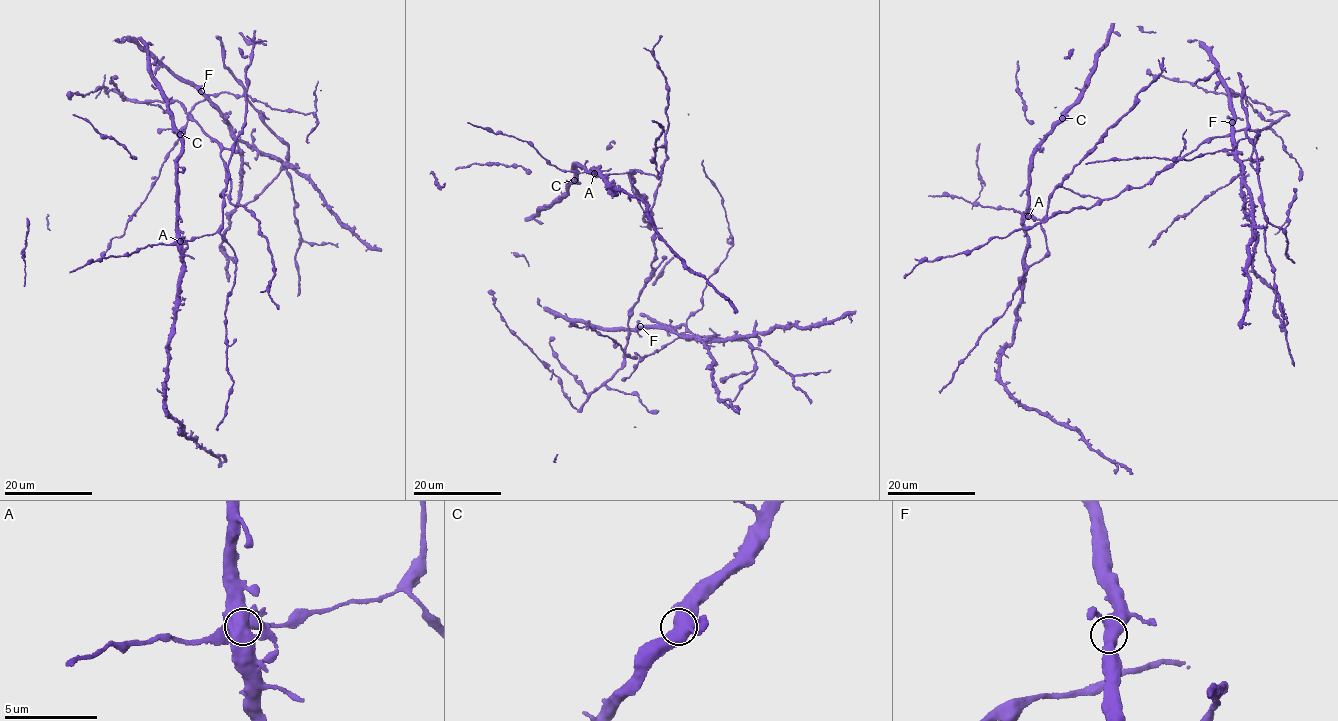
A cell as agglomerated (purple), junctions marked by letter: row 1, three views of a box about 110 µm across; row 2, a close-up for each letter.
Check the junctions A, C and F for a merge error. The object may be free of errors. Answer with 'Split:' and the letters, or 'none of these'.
Split: none of these

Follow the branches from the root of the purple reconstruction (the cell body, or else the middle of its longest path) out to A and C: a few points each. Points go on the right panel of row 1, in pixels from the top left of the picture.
A: (1121, 190), (1112, 197), (1102, 199), (1057, 187), (1049, 199), (1045, 217), (1041, 220), (1028, 216)
C: (1121, 190), (1102, 199), (1057, 187), (1045, 217), (1041, 220), (1032, 218), (1030, 157), (1033, 148), (1062, 118)

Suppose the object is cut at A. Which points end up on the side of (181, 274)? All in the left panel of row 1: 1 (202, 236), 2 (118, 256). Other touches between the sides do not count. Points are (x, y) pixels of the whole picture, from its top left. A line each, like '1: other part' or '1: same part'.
1: other part
2: other part

